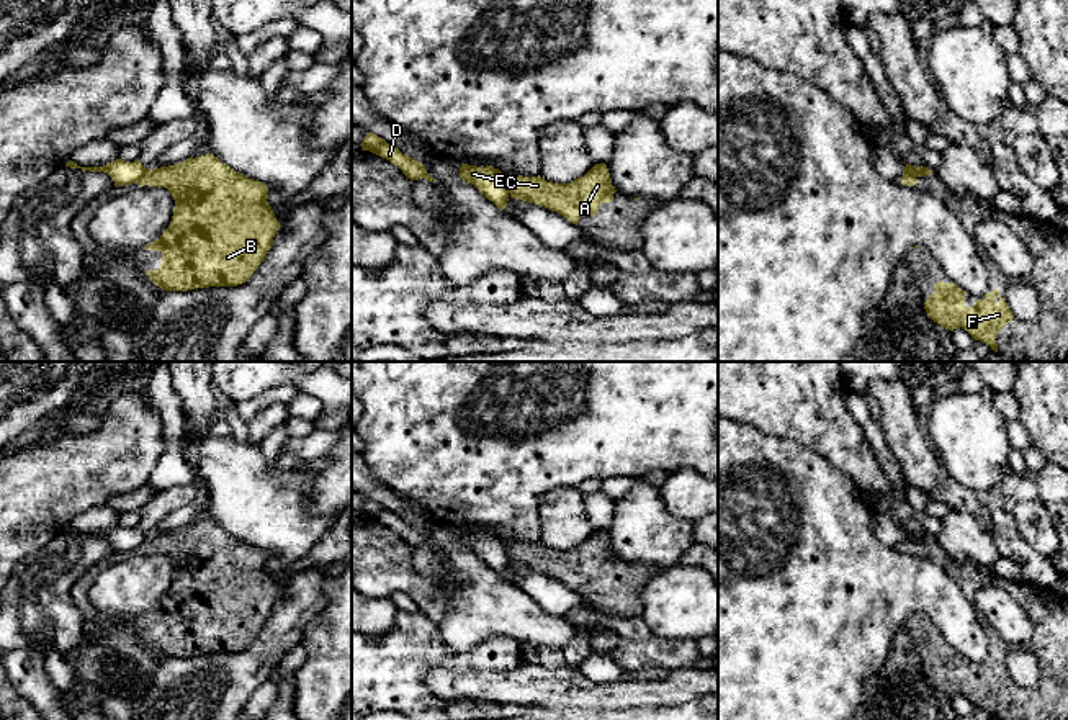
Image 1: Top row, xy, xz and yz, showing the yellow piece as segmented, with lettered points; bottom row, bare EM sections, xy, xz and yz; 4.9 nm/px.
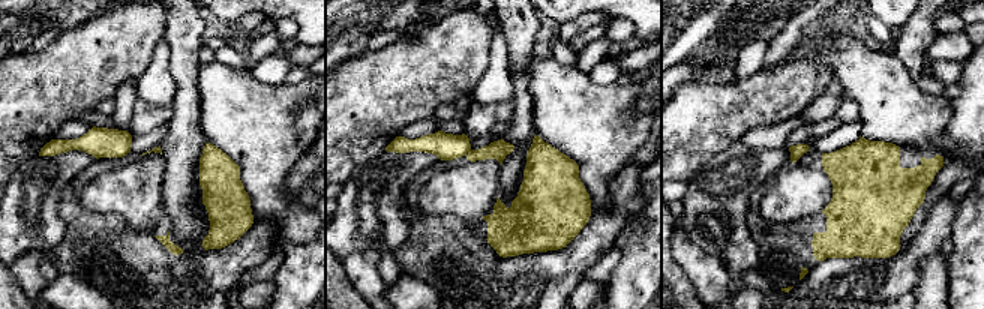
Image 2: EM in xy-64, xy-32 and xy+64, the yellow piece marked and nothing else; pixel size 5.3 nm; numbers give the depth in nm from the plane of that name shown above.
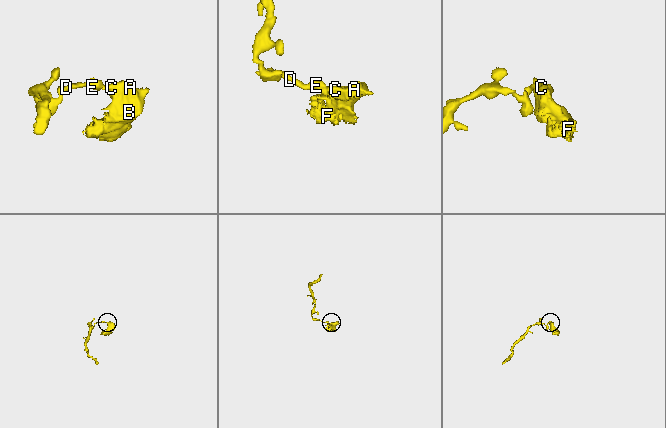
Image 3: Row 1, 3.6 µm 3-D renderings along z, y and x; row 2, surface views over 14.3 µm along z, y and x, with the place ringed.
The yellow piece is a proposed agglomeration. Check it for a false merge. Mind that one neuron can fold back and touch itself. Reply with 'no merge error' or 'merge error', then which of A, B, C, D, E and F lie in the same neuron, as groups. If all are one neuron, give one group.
merge error | A B C F / D E

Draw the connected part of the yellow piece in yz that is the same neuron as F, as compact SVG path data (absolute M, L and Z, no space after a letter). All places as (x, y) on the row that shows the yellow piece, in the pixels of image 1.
M937 281L934 290L924 303L924 309L934 322L949 331L962 327L975 340L981 340L998 352L994 337L1014 317L1004 298L999 296L999 290L986 293L972 308L965 306L967 293L955 283Z

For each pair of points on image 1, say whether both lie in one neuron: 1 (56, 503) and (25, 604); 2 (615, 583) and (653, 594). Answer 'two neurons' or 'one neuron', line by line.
1: two neurons
2: two neurons

